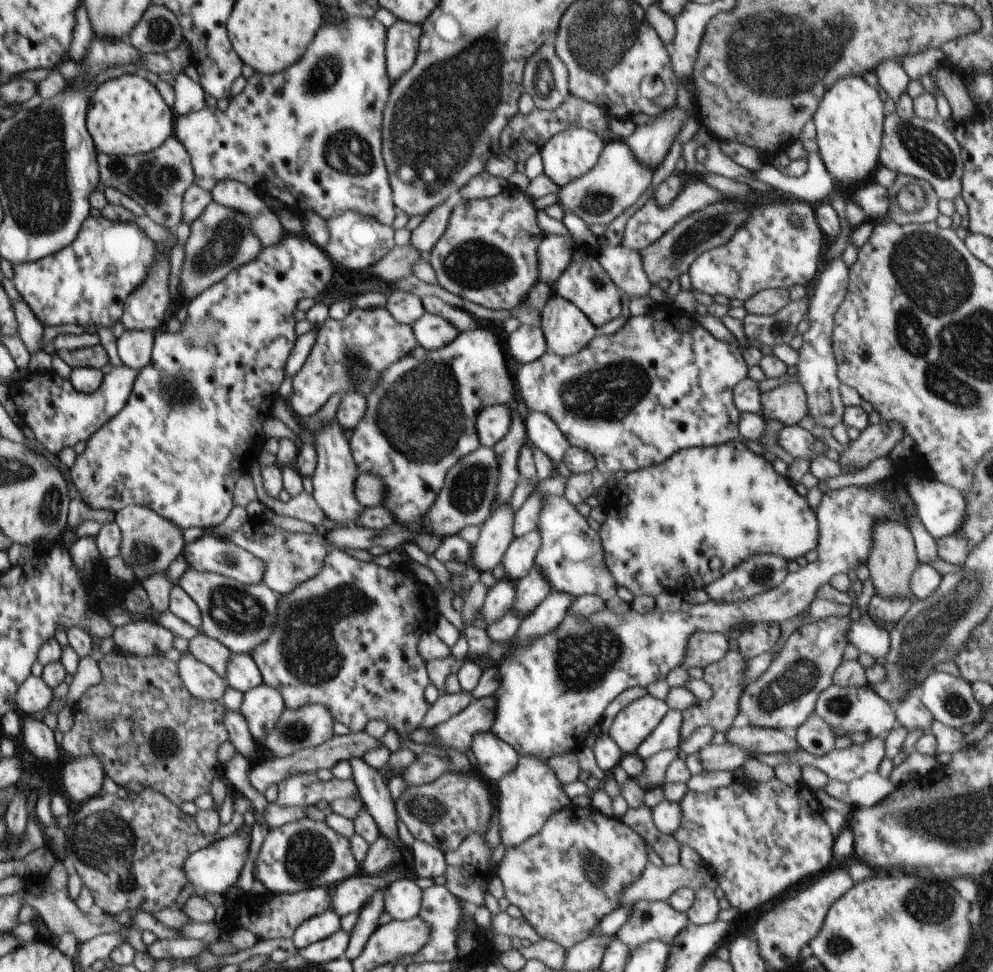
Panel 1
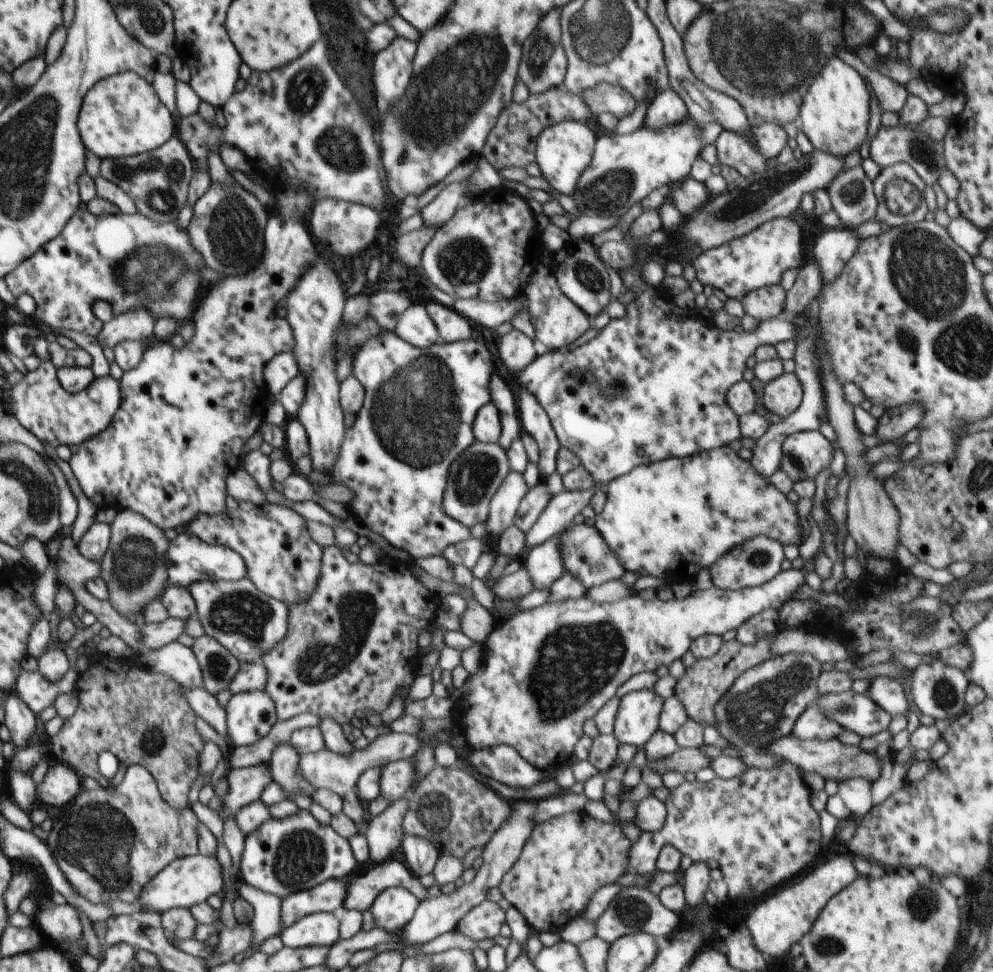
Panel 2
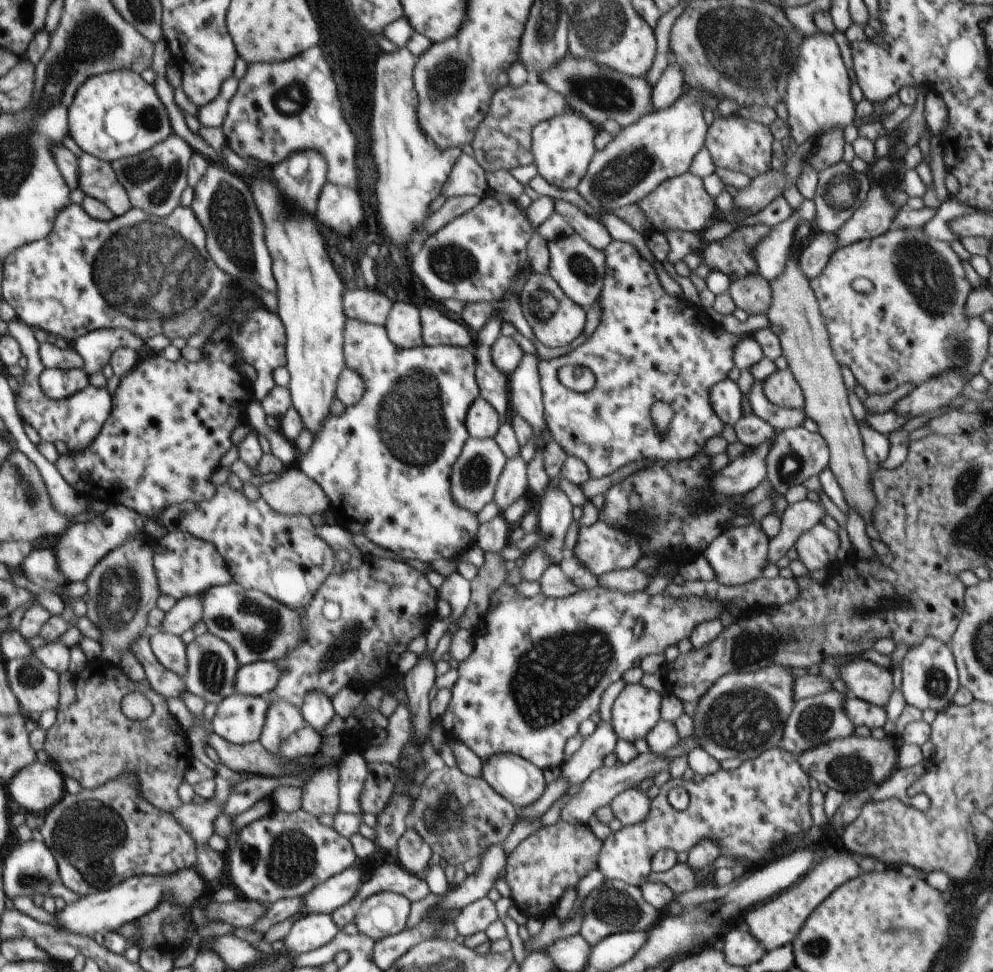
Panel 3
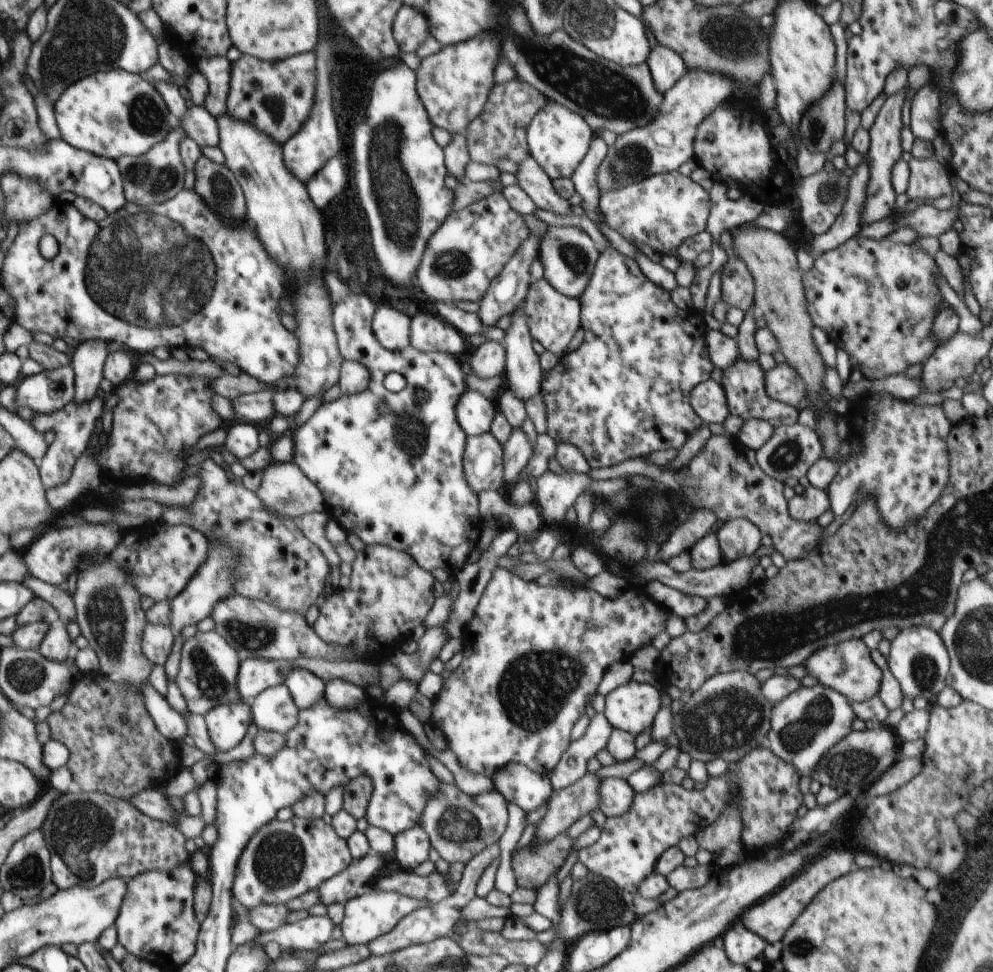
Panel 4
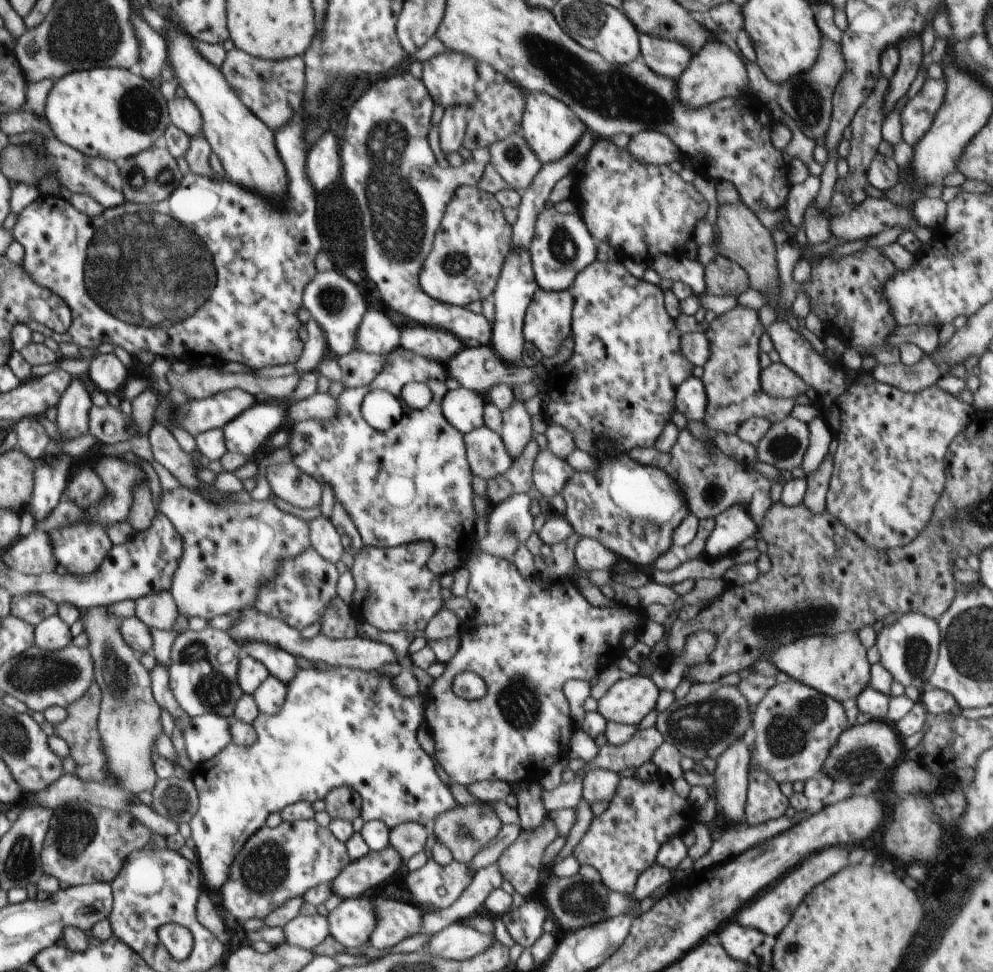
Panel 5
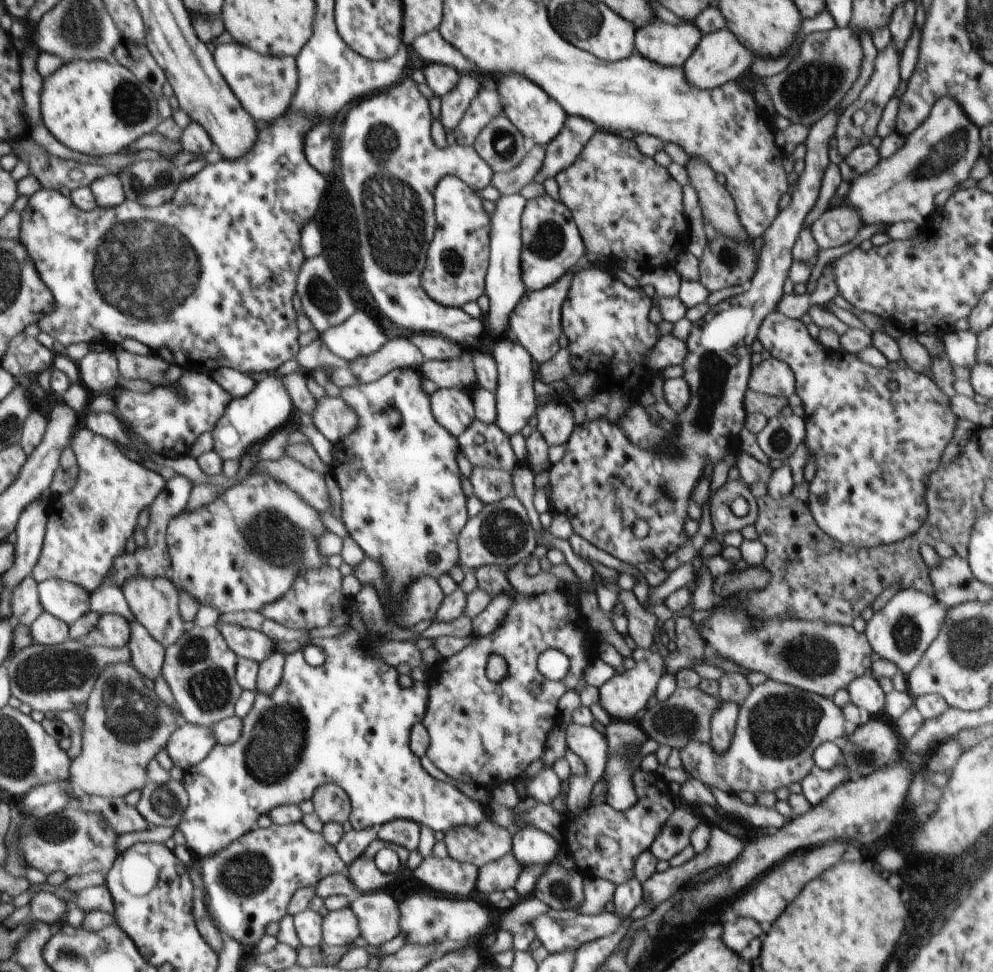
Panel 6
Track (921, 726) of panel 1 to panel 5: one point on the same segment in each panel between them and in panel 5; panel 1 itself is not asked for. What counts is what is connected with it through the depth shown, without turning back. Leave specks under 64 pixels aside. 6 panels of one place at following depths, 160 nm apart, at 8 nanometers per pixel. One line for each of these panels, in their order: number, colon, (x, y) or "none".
2: (887, 692)
3: (866, 680)
4: (849, 667)
5: (838, 666)

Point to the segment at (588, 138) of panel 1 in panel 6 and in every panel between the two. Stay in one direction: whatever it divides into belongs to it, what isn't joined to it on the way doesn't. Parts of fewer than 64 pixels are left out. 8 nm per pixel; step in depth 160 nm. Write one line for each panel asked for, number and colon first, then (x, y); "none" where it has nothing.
2: (563, 151)
3: (563, 146)
4: (558, 139)
5: (552, 130)
6: (539, 117)

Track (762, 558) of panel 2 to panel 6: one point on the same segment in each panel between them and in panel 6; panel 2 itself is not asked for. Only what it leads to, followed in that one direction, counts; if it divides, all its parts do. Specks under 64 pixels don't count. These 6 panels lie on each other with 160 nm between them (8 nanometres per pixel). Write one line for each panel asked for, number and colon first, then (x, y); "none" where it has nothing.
3: (739, 555)
4: (737, 538)
5: (732, 527)
6: (723, 519)

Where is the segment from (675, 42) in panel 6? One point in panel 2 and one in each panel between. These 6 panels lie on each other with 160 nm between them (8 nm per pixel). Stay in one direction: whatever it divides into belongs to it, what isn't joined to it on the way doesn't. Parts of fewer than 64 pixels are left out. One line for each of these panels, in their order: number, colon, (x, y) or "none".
2: (667, 109)
3: (669, 88)
4: (666, 66)
5: (667, 58)

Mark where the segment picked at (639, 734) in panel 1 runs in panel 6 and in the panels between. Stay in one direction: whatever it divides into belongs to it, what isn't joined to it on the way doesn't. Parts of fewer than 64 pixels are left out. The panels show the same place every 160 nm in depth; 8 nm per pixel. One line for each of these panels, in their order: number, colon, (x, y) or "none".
2: (637, 718)
3: (636, 711)
4: (632, 707)
5: (631, 698)
6: (627, 693)

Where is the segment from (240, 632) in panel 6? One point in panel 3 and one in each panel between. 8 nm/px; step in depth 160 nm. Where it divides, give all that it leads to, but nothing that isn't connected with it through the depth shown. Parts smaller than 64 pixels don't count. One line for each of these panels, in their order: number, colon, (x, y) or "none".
3: (317, 710)
4: (307, 689)
5: (281, 664)

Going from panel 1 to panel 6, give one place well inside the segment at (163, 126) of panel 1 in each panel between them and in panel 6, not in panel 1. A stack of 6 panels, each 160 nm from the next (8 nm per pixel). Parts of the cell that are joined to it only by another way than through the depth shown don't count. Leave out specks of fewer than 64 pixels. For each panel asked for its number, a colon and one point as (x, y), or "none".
2: (121, 116)
3: (114, 115)
4: (114, 113)
5: (112, 113)
6: (97, 107)

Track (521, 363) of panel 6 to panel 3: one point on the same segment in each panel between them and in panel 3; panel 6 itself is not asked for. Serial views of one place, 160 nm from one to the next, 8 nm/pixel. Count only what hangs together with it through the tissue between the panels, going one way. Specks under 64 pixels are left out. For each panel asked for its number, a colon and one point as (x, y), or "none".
3: (513, 484)
4: (517, 450)
5: (516, 432)

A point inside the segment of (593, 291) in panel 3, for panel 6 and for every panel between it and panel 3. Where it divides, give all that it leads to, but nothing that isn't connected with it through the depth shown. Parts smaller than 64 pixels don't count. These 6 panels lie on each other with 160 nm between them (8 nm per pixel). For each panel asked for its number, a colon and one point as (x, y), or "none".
4: (568, 255)
5: (563, 246)
6: (552, 244)

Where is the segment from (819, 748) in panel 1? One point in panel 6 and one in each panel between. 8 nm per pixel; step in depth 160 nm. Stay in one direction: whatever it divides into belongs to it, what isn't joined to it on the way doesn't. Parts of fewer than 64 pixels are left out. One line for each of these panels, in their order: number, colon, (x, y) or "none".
2: (812, 724)
3: (815, 720)
4: (805, 725)
5: (796, 726)
6: (779, 727)

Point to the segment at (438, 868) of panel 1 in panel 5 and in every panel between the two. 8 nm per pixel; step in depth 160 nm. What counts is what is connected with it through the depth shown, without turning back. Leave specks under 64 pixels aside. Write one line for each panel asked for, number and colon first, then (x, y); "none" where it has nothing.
2: (421, 856)
3: (414, 854)
4: (411, 847)
5: (408, 839)

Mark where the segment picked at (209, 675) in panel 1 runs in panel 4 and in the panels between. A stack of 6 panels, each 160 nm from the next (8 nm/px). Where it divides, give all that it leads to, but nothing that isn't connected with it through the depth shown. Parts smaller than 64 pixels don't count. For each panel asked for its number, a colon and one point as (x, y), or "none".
2: (176, 660)
3: (169, 649)
4: (157, 642)

